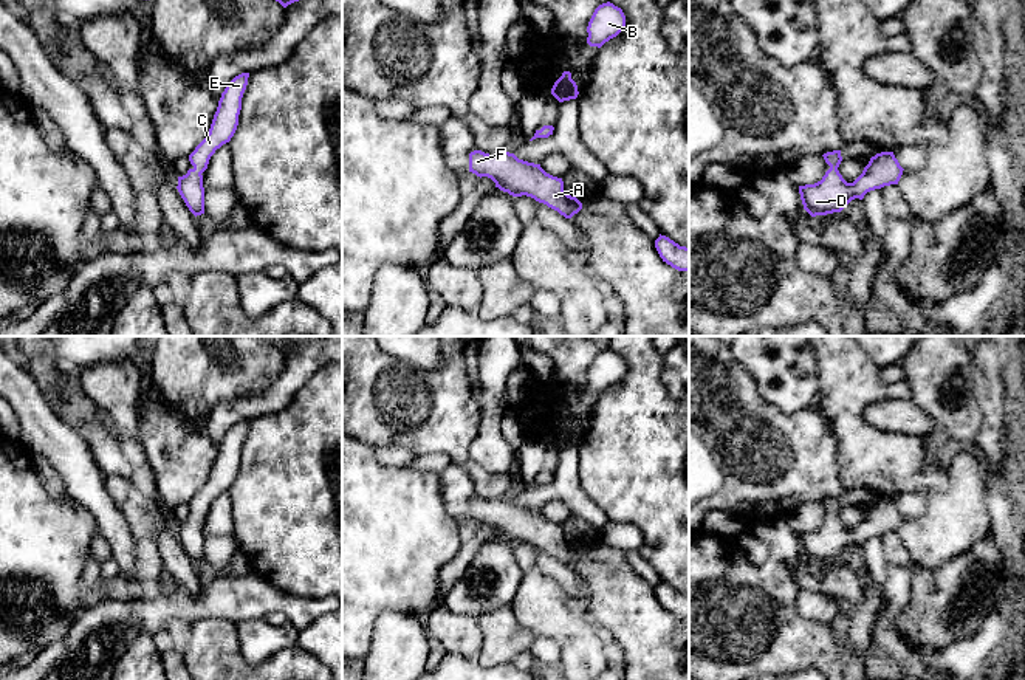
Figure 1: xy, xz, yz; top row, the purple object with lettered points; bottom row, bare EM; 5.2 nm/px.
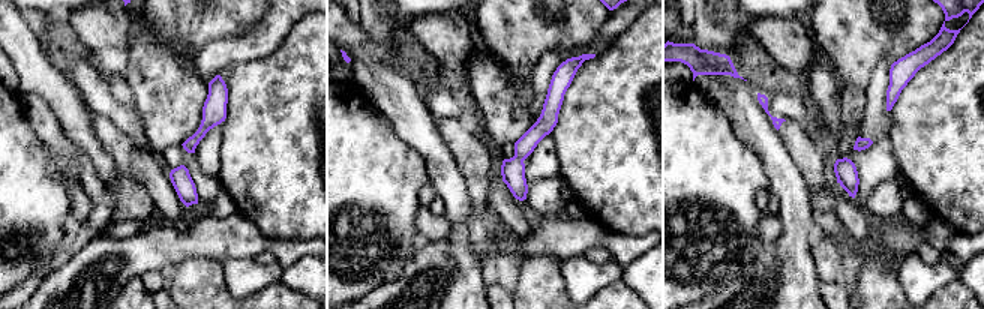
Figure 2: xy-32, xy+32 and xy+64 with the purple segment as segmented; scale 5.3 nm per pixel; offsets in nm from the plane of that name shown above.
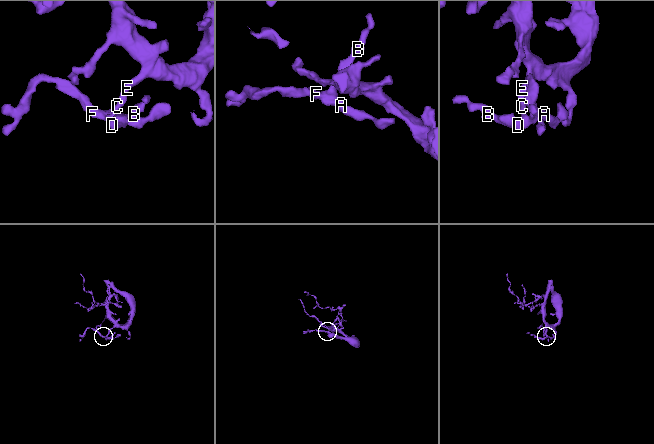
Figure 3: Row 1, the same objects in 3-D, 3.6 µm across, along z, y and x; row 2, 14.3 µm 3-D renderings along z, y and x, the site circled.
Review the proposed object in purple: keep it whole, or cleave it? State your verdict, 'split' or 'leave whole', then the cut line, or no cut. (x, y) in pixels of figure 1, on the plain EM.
leave whole; cut none

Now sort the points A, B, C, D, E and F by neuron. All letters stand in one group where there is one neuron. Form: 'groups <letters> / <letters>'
groups A B C D E F

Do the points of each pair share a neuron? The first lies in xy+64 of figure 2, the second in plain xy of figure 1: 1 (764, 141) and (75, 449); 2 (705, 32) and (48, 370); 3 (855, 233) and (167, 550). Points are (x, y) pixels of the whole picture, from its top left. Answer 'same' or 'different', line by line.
1: same
2: same
3: same

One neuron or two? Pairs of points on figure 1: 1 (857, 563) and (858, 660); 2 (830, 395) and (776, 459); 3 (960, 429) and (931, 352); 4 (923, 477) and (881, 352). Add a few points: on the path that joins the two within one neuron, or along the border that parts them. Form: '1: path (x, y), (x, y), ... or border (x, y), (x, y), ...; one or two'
1: path (867, 587), (867, 604), (860, 635); one
2: border (816, 405), (826, 415), (836, 439); two
3: path (942, 411), (934, 401), (934, 370); one
4: border (863, 352), (881, 367); two

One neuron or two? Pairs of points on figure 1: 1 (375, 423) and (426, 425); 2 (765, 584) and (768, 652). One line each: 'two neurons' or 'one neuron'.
1: one neuron
2: one neuron

